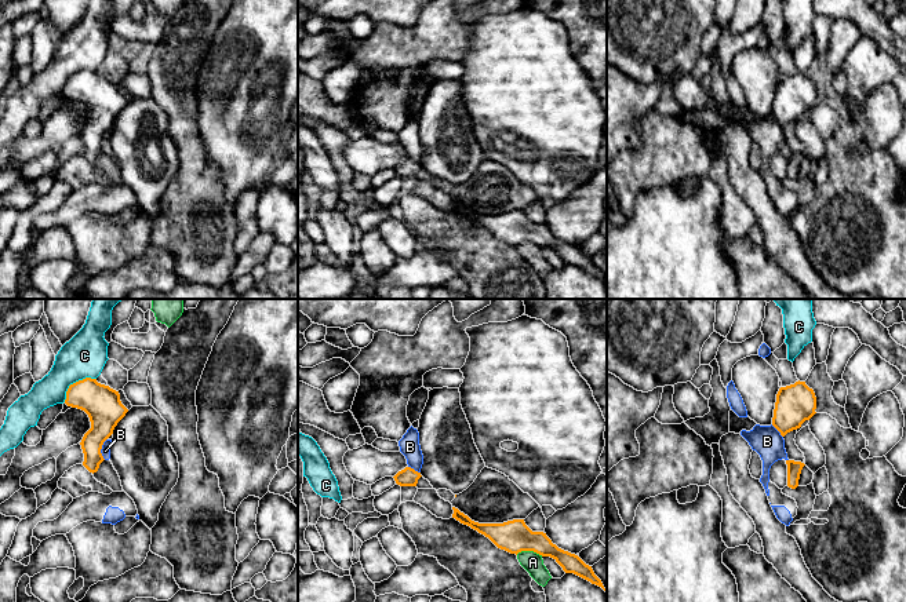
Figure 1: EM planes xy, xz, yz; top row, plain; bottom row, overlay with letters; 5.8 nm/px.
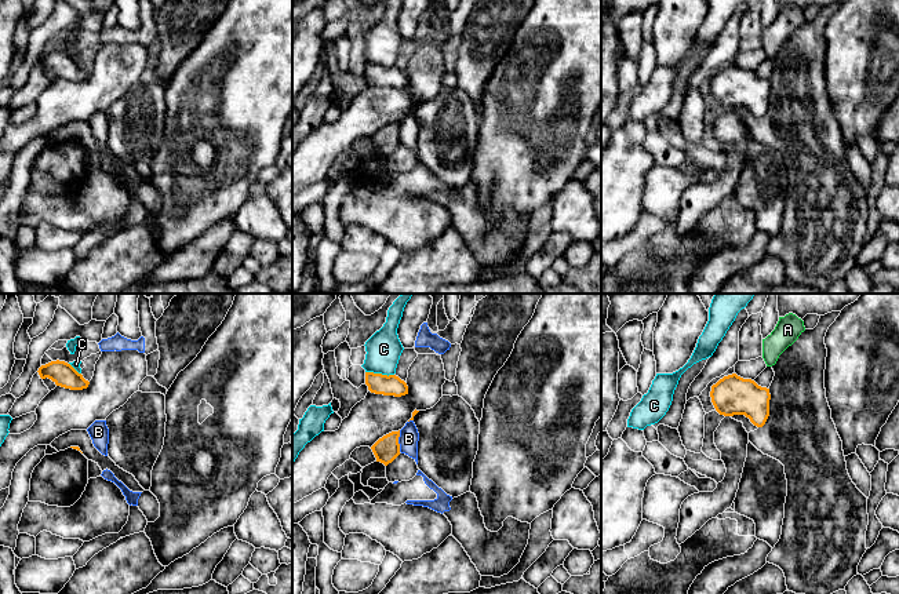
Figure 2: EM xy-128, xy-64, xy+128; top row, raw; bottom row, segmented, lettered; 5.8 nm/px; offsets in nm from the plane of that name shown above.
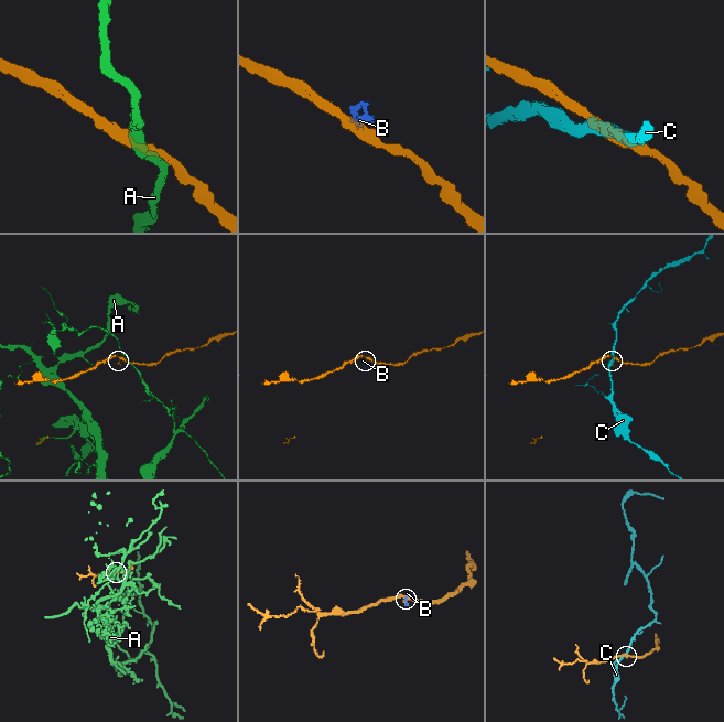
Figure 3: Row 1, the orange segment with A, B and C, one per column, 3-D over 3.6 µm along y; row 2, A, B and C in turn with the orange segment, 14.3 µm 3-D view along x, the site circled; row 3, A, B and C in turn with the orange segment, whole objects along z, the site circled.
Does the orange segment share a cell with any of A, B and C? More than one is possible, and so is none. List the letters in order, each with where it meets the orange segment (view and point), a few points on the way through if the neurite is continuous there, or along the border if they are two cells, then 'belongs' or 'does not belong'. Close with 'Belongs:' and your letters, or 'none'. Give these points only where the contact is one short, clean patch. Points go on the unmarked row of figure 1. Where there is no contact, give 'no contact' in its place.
A: contact xz (530, 241); border xz (516, 245), (535, 243), (542, 247); does not belong
B: contact xy (101, 139); border xy (106, 130), (101, 141), (104, 150); does not belong
C: contact xy (76, 73); border xy (95, 69), (83, 69), (73, 73), (64, 92); does not belong
Belongs: none

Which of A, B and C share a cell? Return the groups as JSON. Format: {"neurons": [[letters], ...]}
{"neurons": [["A"], ["B"], ["C"]]}

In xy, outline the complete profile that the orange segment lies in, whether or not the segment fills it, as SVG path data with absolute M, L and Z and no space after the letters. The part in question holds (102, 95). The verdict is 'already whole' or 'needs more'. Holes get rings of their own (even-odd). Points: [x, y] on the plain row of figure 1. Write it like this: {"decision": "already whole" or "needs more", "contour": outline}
{"decision": "already whole", "contour": "M91 69L70 76L65 95L84 102L90 109L91 120L80 136L84 145L83 157L94 165L105 152L101 145L103 134L113 125L128 101L121 95L119 83Z"}

